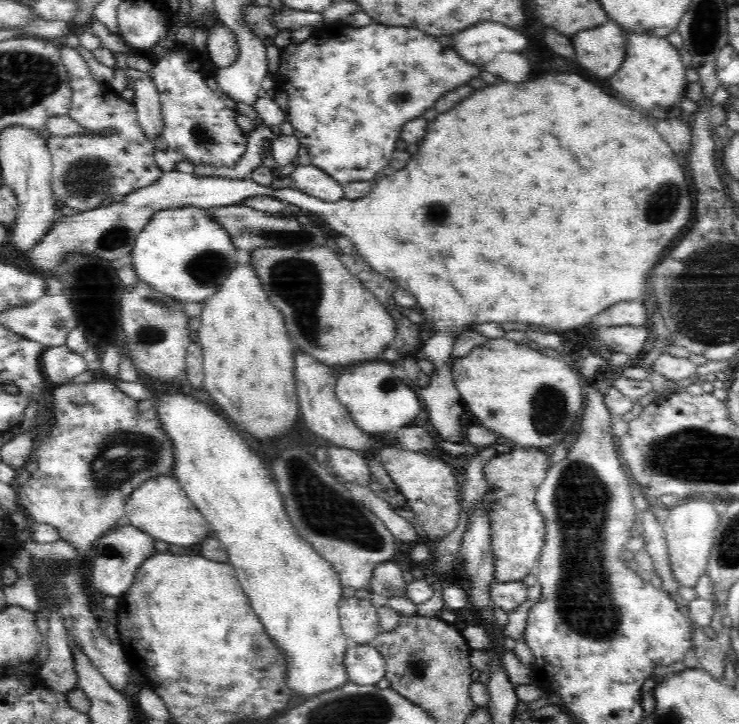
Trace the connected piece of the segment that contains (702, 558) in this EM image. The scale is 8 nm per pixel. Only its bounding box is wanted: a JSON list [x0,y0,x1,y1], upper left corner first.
[663,497,719,588]

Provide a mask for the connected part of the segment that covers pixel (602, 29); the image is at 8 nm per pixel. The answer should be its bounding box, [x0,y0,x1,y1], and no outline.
[571,20,626,78]

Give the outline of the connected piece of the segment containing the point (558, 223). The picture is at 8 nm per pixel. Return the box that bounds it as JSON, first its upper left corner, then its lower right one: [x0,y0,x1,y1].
[23,74,693,444]

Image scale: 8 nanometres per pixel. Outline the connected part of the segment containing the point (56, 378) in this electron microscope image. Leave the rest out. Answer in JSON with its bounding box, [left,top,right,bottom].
[40,345,88,384]

